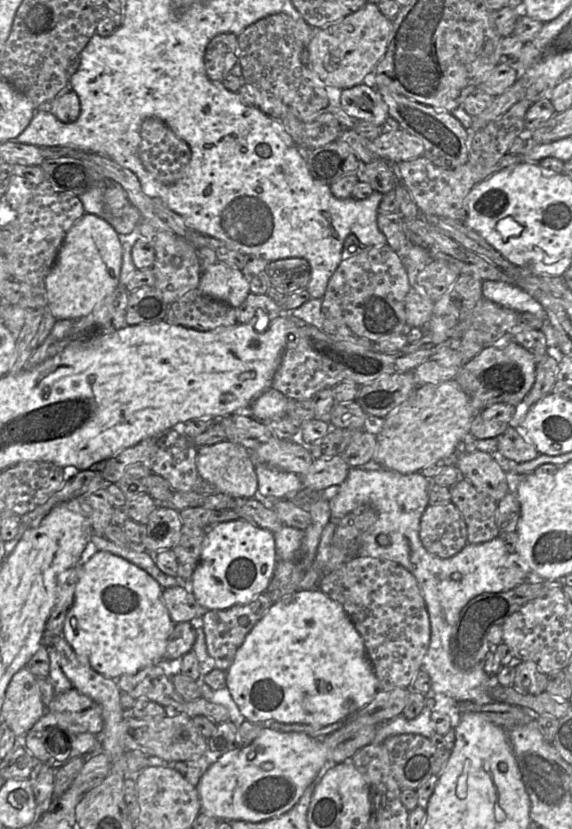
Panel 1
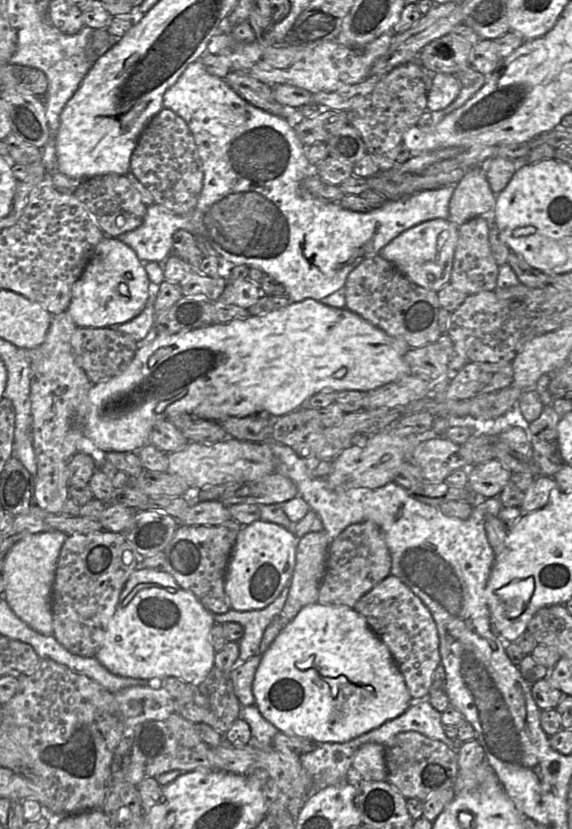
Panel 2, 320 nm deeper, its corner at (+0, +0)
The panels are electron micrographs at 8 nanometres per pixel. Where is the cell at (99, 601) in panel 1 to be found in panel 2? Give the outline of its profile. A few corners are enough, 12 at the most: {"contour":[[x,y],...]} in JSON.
{"contour":[[167,571],[127,580],[95,658],[203,681],[214,616]]}

